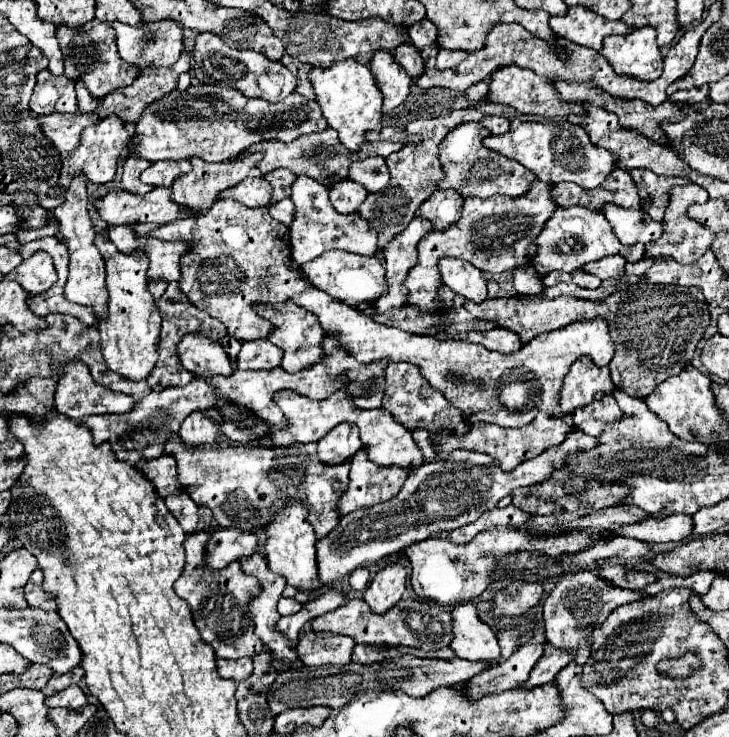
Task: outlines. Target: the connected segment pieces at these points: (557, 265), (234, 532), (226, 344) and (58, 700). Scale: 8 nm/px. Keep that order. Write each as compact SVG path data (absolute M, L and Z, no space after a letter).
M557 207L553 217L545 223L545 229L537 235L537 253L531 261L535 271L545 277L551 271L577 271L589 261L599 261L607 255L621 255L627 263L643 259L645 245L621 245L615 237L609 221L599 211L589 211L585 207Z
M217 529L207 543L207 567L223 569L257 551L257 535L241 529Z
M229 335L221 341L221 347L225 349L225 353L229 355L229 359L231 359L231 361L235 361L235 359L237 359L237 353L239 353L239 349L241 349L241 347L239 347L239 341L237 341L235 337L229 337Z
M73 685L73 687L69 687L69 689L61 691L61 693L55 693L55 695L47 697L47 701L45 701L45 705L51 707L51 709L55 709L55 707L79 709L79 707L83 707L85 703L87 703L87 697L85 697L85 693L81 691L79 685Z

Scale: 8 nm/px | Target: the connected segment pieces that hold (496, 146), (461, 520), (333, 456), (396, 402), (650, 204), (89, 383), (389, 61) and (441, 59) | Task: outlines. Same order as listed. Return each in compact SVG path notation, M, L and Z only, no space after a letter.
M513 119L507 133L485 137L485 147L519 161L523 167L531 169L545 183L571 181L583 189L595 189L597 185L601 185L617 165L617 155L613 155L609 149L593 145L589 133L583 127L573 125L569 121L565 121L563 125L555 121L531 123Z
M573 431L567 435L565 443L537 455L535 459L521 463L511 473L505 473L493 457L465 449L449 453L449 457L443 461L423 463L421 469L409 473L397 497L379 503L371 509L359 509L349 515L343 515L341 525L335 531L331 531L329 537L317 543L319 579L325 585L333 583L339 577L351 573L353 569L363 567L367 563L375 563L381 557L393 555L411 543L425 541L435 533L447 533L449 529L473 523L485 511L497 507L499 499L511 495L513 489L541 483L547 477L551 477L557 469L563 469L569 453L589 451L593 447L597 447L595 437L583 431Z
M341 423L335 429L331 429L321 441L317 441L317 445L317 455L325 465L339 465L351 459L359 449L363 449L357 427L349 423Z
M391 363L385 373L385 391L383 391L383 409L387 409L397 423L405 425L405 429L427 429L431 433L439 433L441 429L455 429L455 425L463 419L461 411L449 405L445 397L433 389L419 373L419 369L411 363Z
M633 169L629 171L641 197L643 209L649 213L653 221L663 221L663 213L669 205L669 189L673 185L683 185L685 181L681 177L665 177L655 175L647 169Z
M73 361L73 365L65 365L65 373L57 383L57 391L55 391L55 409L57 413L73 419L73 421L81 421L87 415L95 415L95 413L125 413L129 409L133 409L137 401L125 393L117 393L111 389L105 389L103 385L97 385L89 373L89 369L85 369L85 365L81 365L81 361Z
M377 51L373 61L369 63L373 75L379 75L379 89L383 93L383 113L391 113L397 105L401 105L407 95L413 79L401 65L397 65L395 57L389 51Z
M441 49L441 51L439 51L439 55L437 55L435 69L437 69L437 71L443 71L443 69L453 69L453 67L455 67L455 65L459 65L459 63L461 63L465 57L467 57L467 53Z

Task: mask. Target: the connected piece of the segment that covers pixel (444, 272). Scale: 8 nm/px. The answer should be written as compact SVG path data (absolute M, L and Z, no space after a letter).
M445 257L439 261L439 271L443 283L457 295L471 299L473 303L483 303L487 299L487 281L479 269L473 269L463 259Z

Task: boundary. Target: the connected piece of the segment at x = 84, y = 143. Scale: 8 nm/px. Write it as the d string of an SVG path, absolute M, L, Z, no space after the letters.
M109 115L107 119L99 121L97 125L87 127L83 131L79 147L63 159L63 171L61 171L61 177L59 177L59 187L63 187L63 191L69 189L69 185L71 185L69 179L73 179L77 175L85 175L91 183L113 181L115 175L117 175L119 159L127 151L127 145L129 145L129 133L127 133L123 121L117 115Z

